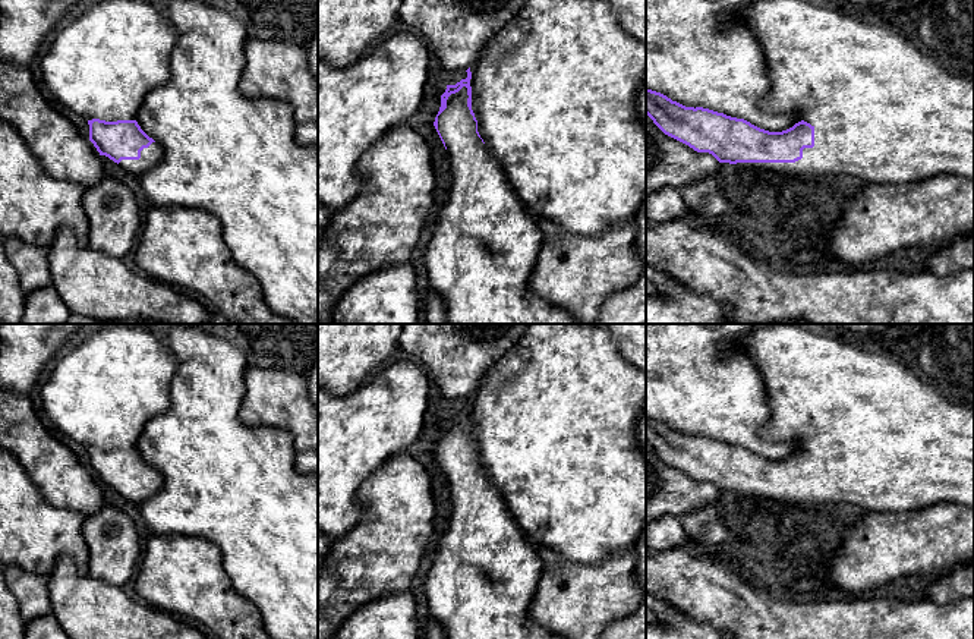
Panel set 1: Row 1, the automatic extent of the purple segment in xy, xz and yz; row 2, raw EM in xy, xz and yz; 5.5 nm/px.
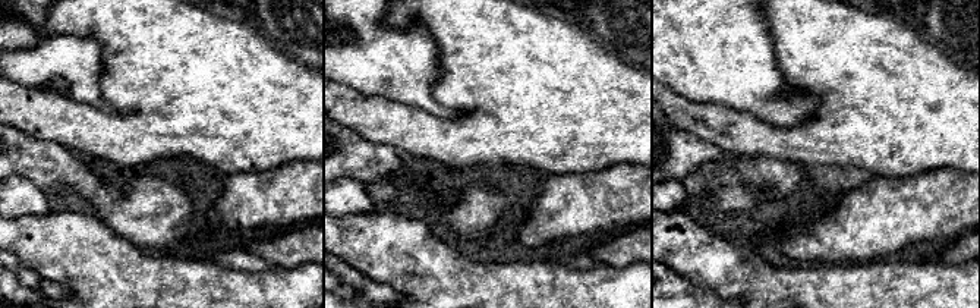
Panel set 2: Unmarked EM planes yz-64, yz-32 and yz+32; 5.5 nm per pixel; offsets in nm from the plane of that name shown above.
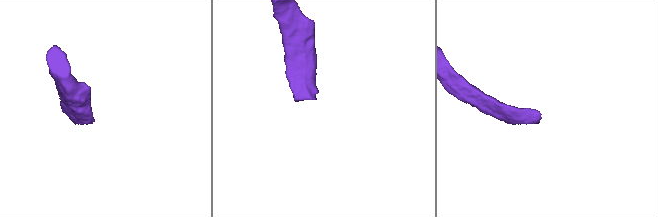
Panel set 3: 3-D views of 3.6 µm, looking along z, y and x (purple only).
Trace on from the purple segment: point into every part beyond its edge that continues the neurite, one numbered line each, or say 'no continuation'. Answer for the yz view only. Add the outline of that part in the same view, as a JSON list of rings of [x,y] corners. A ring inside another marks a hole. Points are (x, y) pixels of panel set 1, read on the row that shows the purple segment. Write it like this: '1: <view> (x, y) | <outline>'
1: yz (883, 112) | [[[757,0],[744,10],[744,21],[757,37],[765,53],[767,76],[772,86],[759,106],[769,113],[800,116],[814,128],[814,147],[803,149],[803,158],[795,163],[737,163],[737,167],[753,167],[767,170],[779,176],[851,176],[864,185],[904,185],[926,180],[936,174],[952,174],[974,180],[974,79],[948,72],[943,64],[917,50],[899,32],[864,22],[842,13],[838,9],[826,9],[804,0]]]

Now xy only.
1: xy (101, 65) | [[[98,0],[79,16],[69,16],[54,32],[53,43],[41,57],[42,82],[47,94],[56,97],[86,120],[136,120],[146,94],[170,78],[168,59],[177,43],[174,26],[146,0]]]

